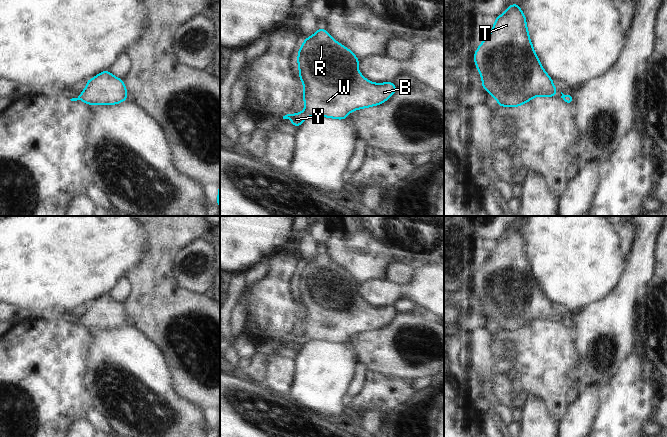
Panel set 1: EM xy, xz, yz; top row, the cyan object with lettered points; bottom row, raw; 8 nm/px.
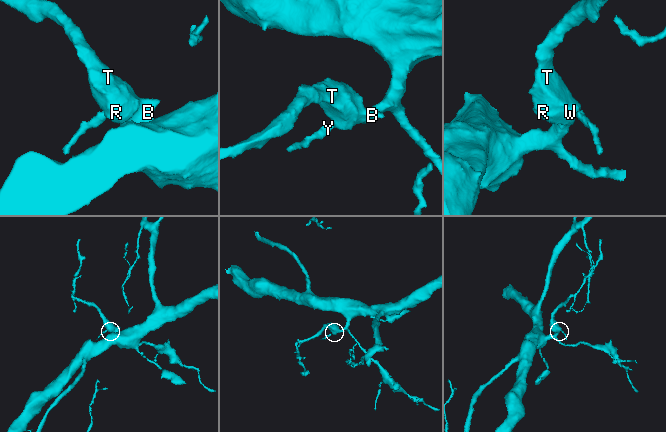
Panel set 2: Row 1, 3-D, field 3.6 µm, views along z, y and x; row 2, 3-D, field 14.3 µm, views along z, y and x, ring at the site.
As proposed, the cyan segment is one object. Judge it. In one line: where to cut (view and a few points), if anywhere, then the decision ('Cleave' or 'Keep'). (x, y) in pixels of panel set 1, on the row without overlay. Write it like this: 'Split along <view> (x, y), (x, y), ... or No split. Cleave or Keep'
No split. Keep

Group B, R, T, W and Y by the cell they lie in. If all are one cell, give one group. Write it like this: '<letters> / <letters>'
B R T W Y

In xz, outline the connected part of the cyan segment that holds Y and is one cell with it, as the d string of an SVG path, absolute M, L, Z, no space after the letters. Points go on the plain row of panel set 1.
M319 252L314 259L304 264L298 275L297 287L299 302L304 309L305 334L287 338L283 343L290 343L298 352L311 340L344 344L354 334L377 330L387 325L396 316L396 309L392 306L376 308L365 303L358 294L359 285L350 273L335 265L325 253Z

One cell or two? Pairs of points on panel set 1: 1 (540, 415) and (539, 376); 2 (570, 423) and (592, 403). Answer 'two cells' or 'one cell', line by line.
1: two cells
2: one cell

